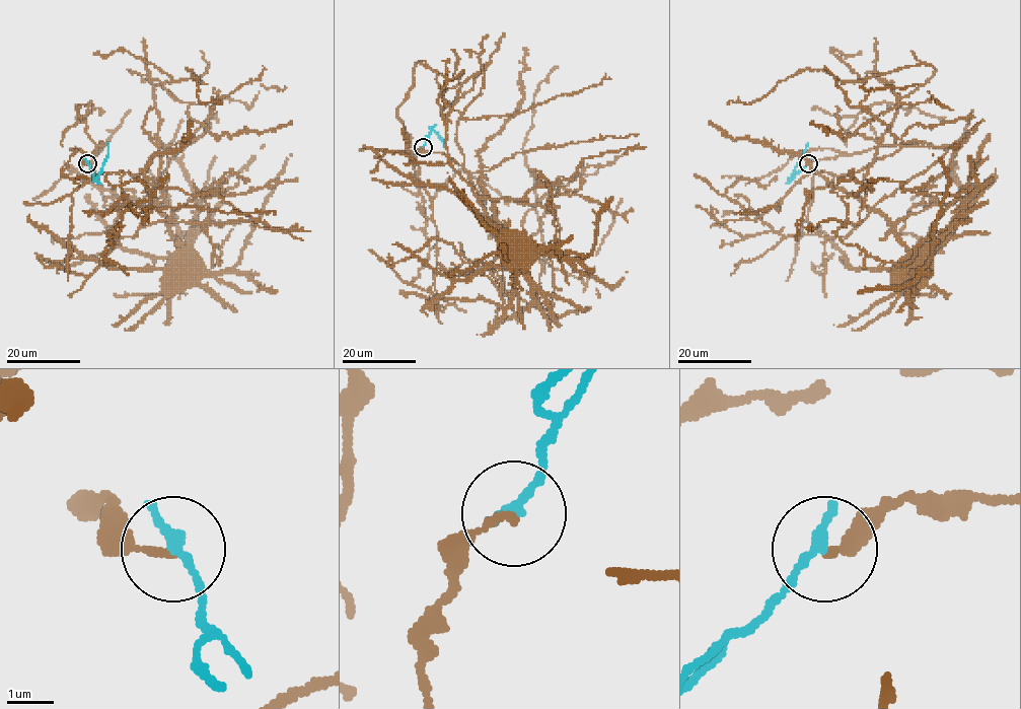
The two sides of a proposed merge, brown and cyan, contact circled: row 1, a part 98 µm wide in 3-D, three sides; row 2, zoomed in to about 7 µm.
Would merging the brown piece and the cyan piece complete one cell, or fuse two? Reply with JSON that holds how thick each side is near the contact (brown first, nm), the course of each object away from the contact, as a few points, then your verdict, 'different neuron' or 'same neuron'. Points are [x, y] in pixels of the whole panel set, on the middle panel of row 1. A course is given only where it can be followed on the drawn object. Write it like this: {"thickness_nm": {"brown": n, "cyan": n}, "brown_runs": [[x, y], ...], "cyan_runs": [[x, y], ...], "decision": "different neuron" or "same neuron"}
{"thickness_nm": {"brown": 160, "cyan": 280}, "brown_runs": [[423, 147], [416, 162], [437, 230], [437, 294], [427, 289], [435, 298], [482, 299], [505, 308], [519, 264]], "cyan_runs": [[423, 147], [432, 129], [444, 146]], "decision": "different neuron"}

